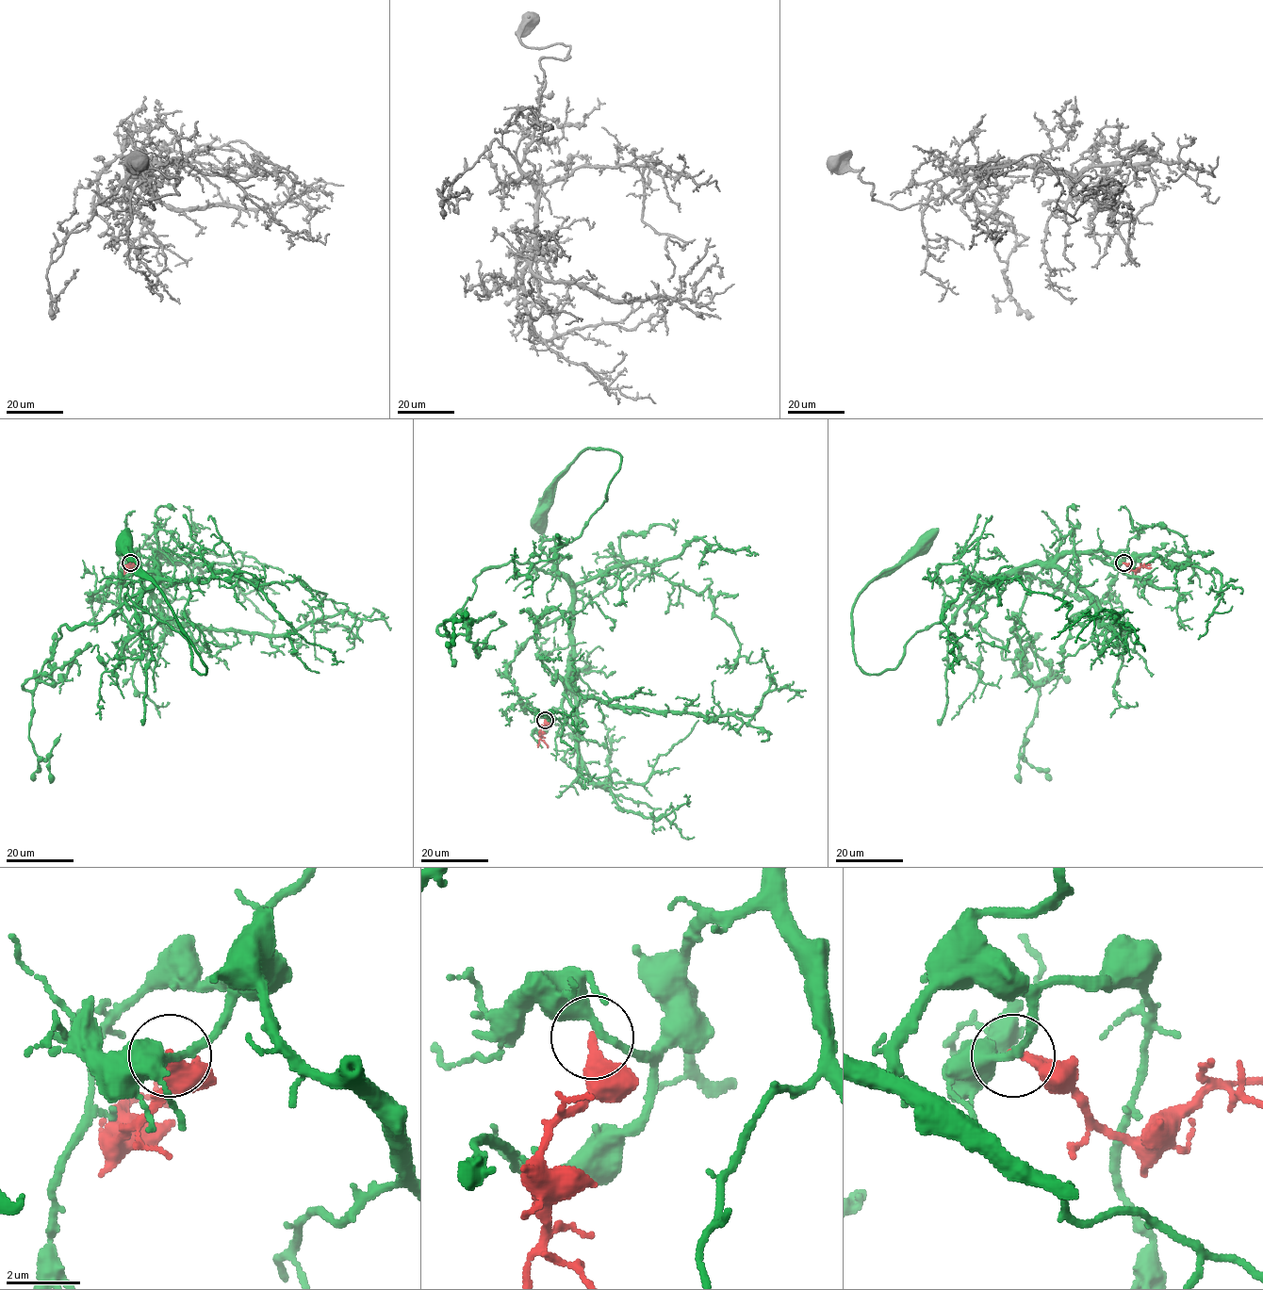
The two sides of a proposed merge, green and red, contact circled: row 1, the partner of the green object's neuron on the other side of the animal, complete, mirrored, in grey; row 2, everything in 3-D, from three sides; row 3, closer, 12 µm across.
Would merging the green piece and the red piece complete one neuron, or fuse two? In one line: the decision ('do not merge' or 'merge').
do not merge

